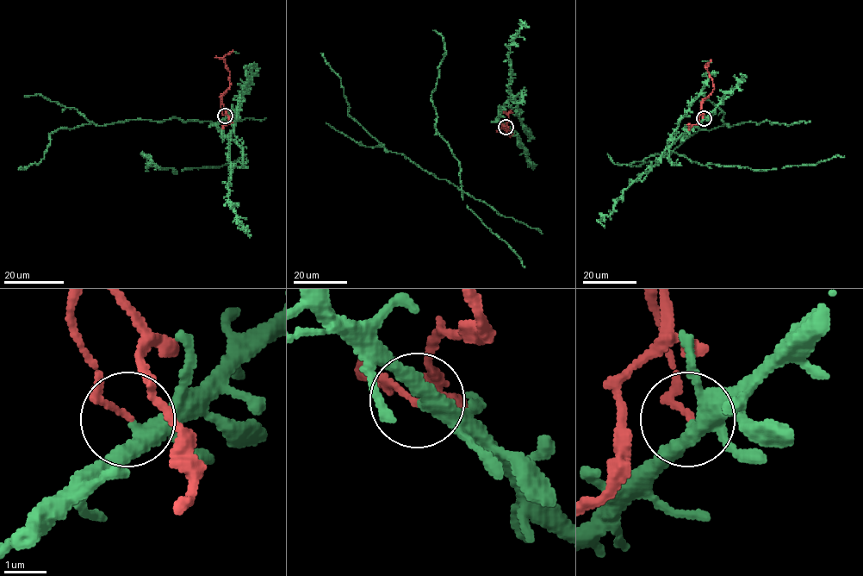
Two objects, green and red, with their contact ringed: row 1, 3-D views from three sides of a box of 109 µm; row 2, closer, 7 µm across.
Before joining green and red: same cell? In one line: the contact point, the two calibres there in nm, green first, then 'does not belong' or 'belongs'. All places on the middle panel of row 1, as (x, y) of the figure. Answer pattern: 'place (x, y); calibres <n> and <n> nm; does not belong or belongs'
place (506, 127); calibres 360 and 140 nm; does not belong

